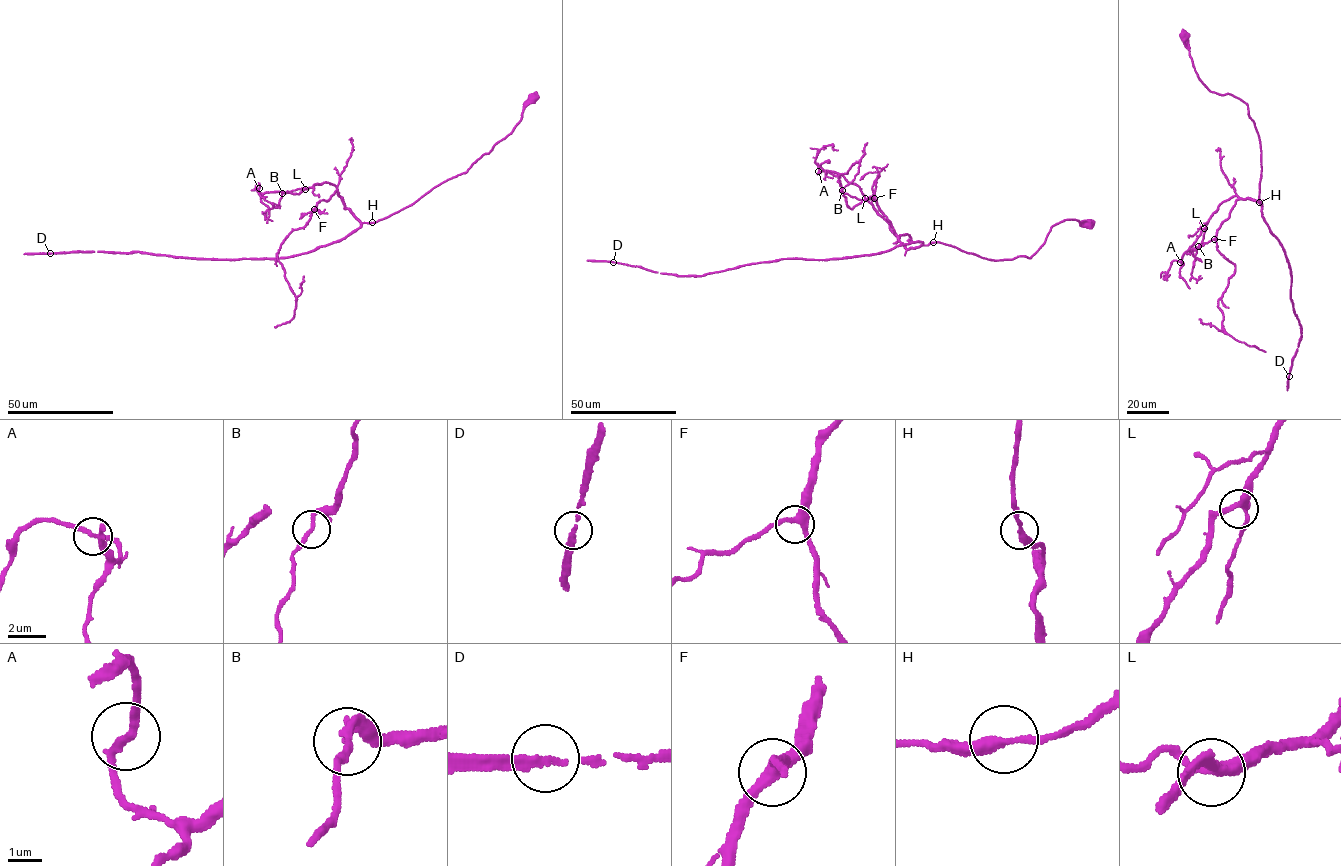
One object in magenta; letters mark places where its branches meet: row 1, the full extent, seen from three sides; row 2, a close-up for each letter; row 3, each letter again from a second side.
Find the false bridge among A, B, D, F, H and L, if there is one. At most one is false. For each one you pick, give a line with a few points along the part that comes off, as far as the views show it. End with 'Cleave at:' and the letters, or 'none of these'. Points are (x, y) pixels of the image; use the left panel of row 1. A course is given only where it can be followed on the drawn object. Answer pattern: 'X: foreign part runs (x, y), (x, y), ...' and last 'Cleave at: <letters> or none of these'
Cleave at: none of these

